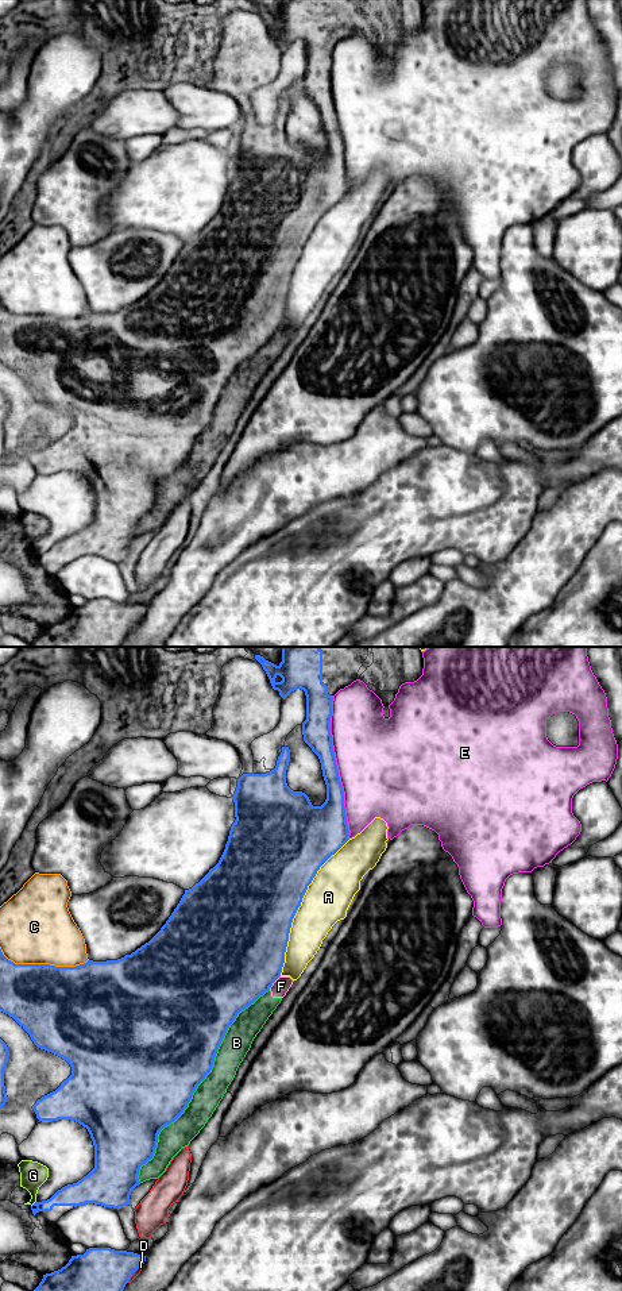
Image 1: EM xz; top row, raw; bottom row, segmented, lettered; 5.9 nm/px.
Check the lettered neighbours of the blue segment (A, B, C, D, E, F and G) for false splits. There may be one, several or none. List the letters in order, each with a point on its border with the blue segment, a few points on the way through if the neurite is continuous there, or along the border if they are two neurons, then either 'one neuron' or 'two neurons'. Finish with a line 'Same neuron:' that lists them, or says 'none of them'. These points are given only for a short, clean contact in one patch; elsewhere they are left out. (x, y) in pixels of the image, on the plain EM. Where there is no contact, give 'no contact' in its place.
A: meets blue in xz at (298, 258); two neurons
B: meets blue in xz at (199, 435); two neurons
C: meets blue in xz at (43, 316); two neurons
D: meets blue in xz at (134, 623); two neurons
E: meets blue in xz at (336, 119); two neurons
F: meets blue in xz at (274, 332); two neurons
G: meets blue in xz at (34, 555); border along xz (35, 552), (31, 558); two neurons
Same neuron: none of them

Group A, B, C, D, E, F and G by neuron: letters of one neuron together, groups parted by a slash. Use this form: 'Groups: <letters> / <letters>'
Groups: A / B F G / C / D / E

